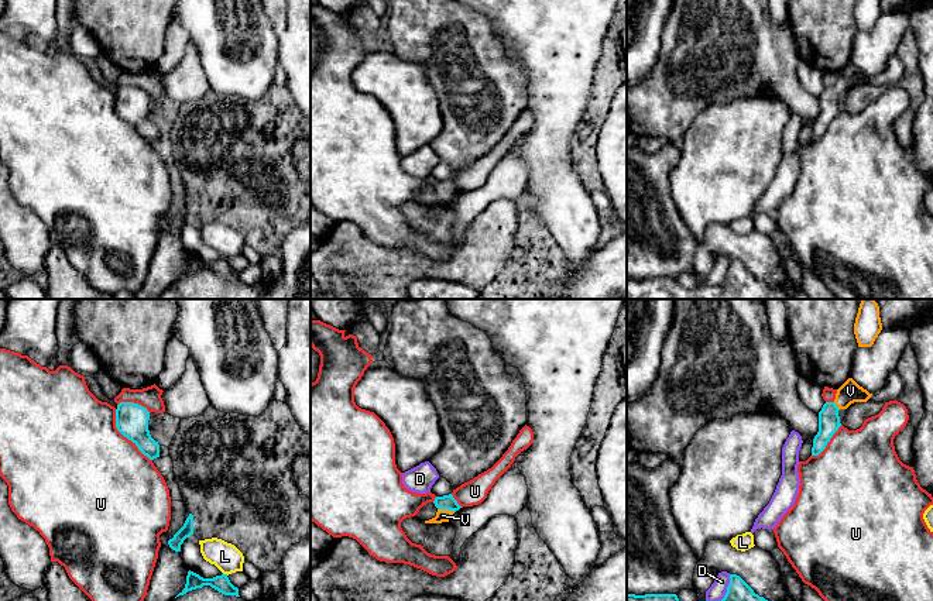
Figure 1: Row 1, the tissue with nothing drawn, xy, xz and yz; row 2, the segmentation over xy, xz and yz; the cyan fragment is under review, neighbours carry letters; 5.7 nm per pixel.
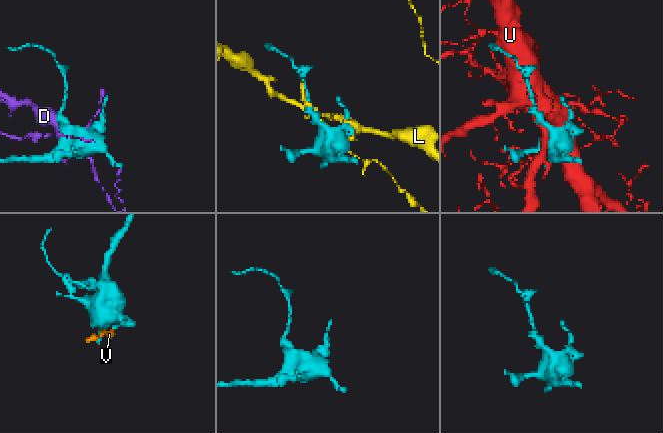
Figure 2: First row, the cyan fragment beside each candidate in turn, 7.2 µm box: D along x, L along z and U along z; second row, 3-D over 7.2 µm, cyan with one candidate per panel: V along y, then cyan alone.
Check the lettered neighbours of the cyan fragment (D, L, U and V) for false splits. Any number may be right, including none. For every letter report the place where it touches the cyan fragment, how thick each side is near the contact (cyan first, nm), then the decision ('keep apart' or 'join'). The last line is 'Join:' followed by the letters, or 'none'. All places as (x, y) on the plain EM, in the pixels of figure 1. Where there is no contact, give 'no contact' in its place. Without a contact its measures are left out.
D: contact yz (726, 278); calibres 280 and 100 nm; keep apart
L: contact xy (226, 258); calibres 90 and 160 nm; keep apart
U: contact xy (124, 120); calibres 190 and 500 nm; keep apart
V: contact xz (446, 192); calibres 80 and 80 nm; join
Join: V

